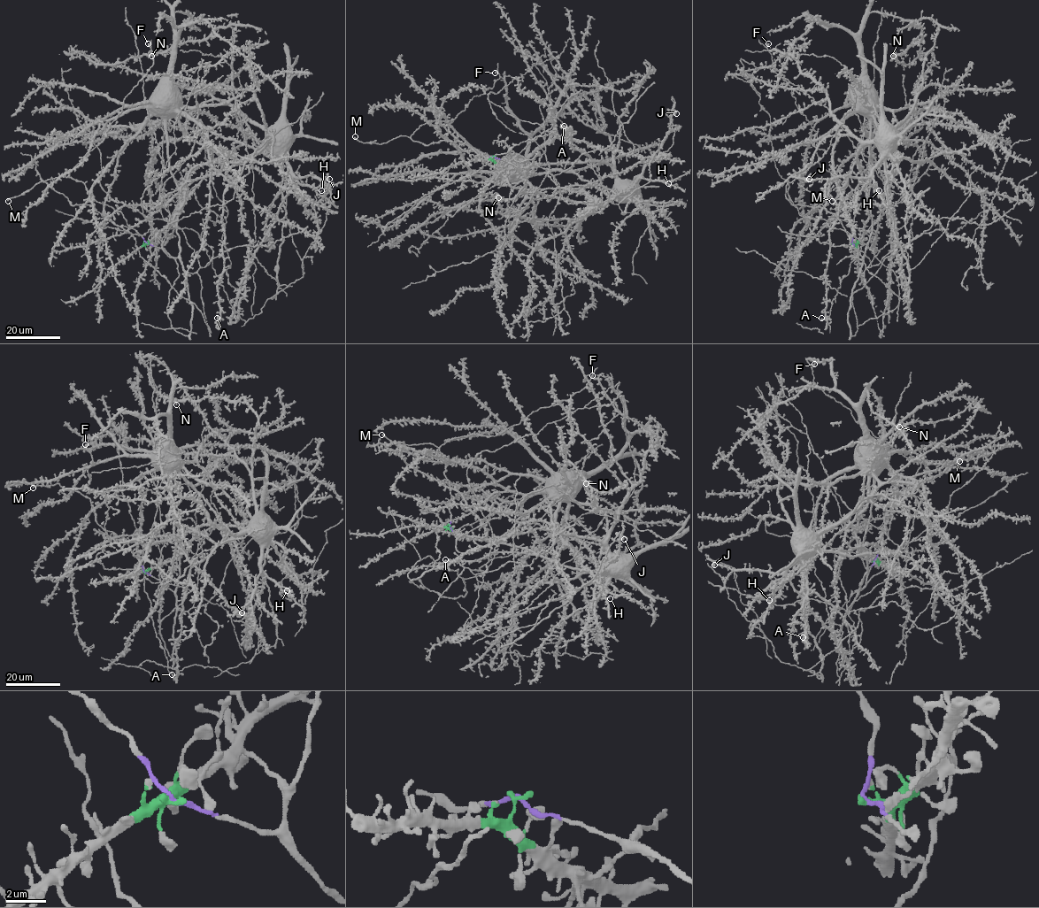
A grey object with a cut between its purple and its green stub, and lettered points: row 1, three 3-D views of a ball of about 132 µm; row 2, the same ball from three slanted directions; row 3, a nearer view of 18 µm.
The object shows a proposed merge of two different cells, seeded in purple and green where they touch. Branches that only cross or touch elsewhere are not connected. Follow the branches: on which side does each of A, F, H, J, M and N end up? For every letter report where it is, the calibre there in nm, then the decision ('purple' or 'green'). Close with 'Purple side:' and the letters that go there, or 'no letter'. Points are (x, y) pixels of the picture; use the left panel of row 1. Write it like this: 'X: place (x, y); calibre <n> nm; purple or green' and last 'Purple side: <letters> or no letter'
A: place (217, 318); calibre 360 nm; green
F: place (148, 43); calibre 480 nm; purple
H: place (321, 190); calibre 130 nm; green
J: place (329, 179); calibre 320 nm; green
M: place (8, 201); calibre 360 nm; purple
N: place (151, 56); calibre 320 nm; green
Purple side: F, M

